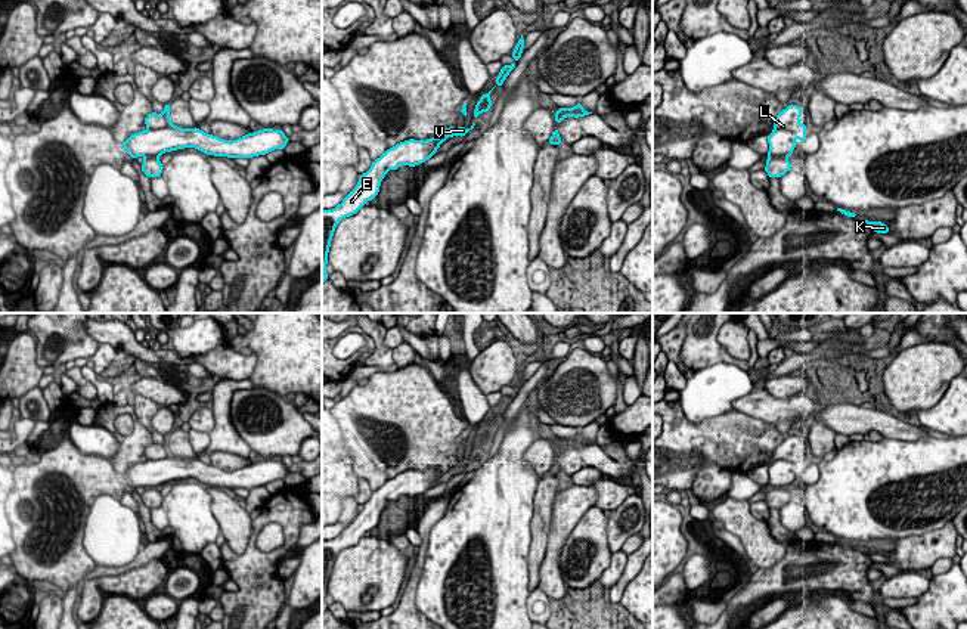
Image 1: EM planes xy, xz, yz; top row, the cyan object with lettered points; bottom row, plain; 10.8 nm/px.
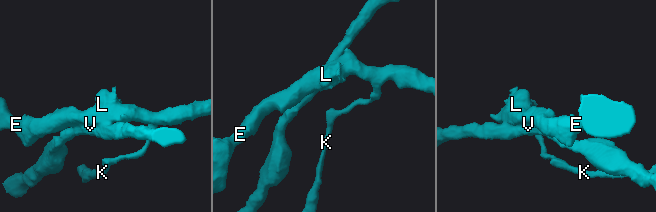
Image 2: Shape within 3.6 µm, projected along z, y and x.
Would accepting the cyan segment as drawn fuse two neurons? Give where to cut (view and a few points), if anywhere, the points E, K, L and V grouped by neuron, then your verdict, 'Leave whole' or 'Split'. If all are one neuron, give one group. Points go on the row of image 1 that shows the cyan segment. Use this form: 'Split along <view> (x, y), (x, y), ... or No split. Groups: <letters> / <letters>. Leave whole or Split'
Split along yz (768, 155), (783, 158). Groups: E K L / V. Split

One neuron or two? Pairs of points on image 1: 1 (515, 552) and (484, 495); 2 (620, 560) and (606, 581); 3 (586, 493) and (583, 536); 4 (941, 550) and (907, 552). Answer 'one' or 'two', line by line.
1: one
2: one
3: two
4: one

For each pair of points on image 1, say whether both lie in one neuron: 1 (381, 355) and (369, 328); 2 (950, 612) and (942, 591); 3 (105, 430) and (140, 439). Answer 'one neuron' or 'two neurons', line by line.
1: one neuron
2: one neuron
3: one neuron

